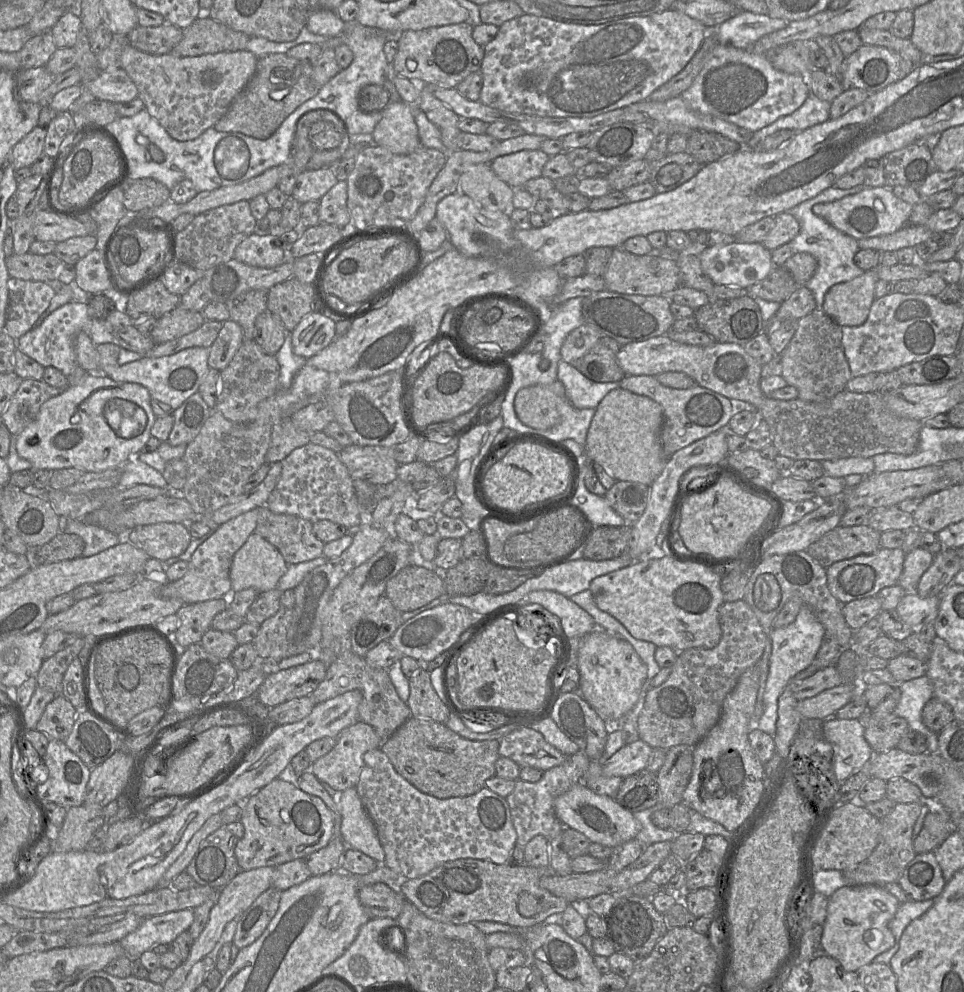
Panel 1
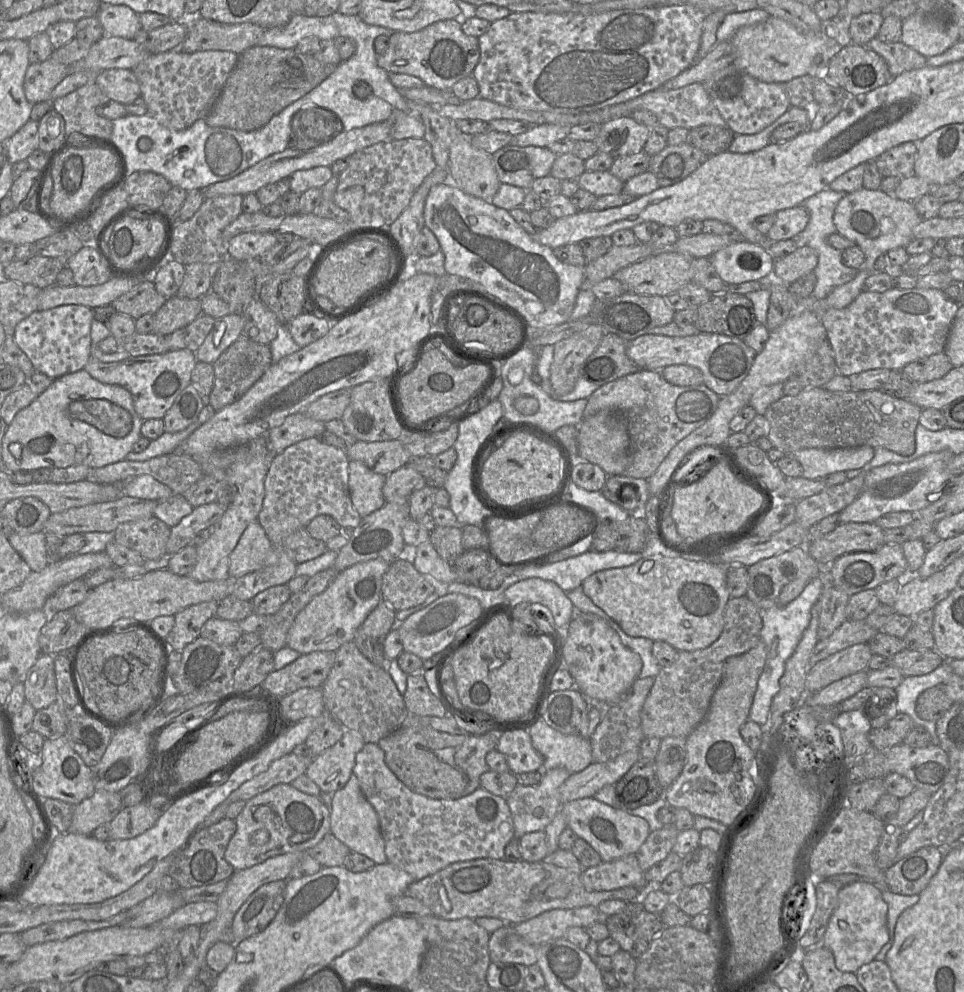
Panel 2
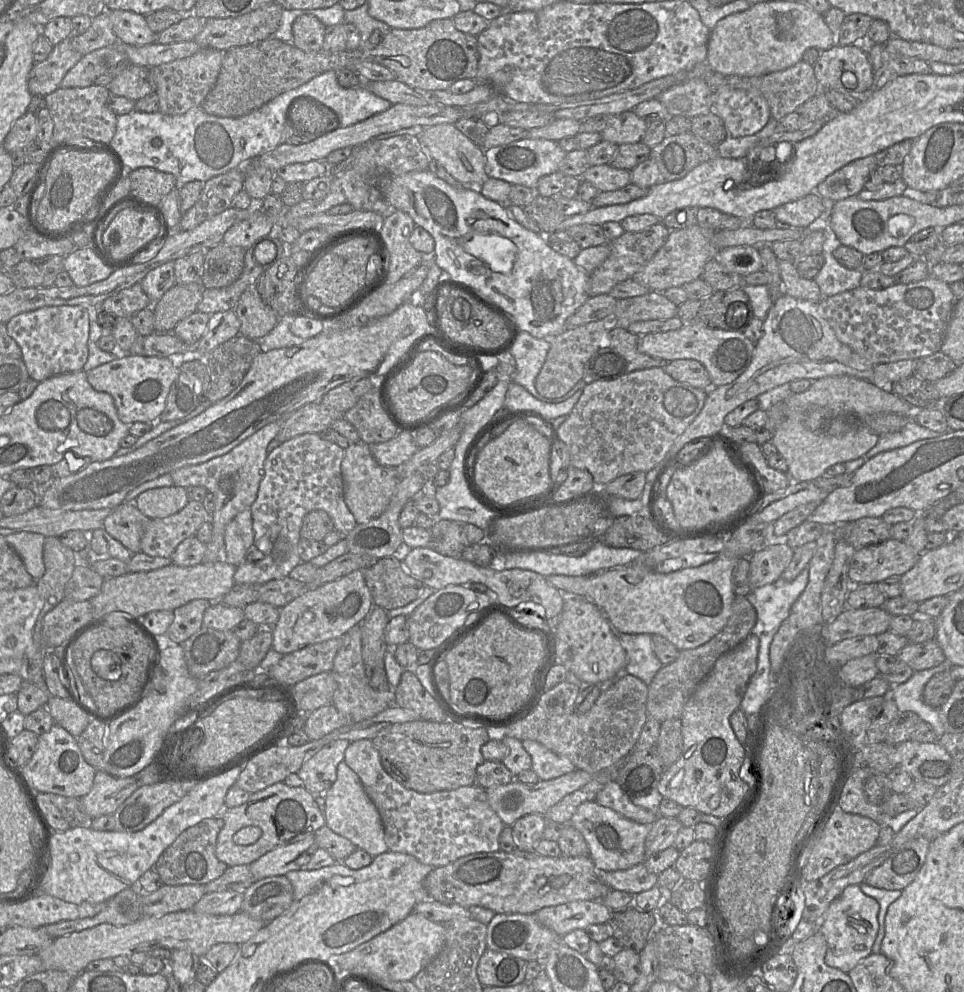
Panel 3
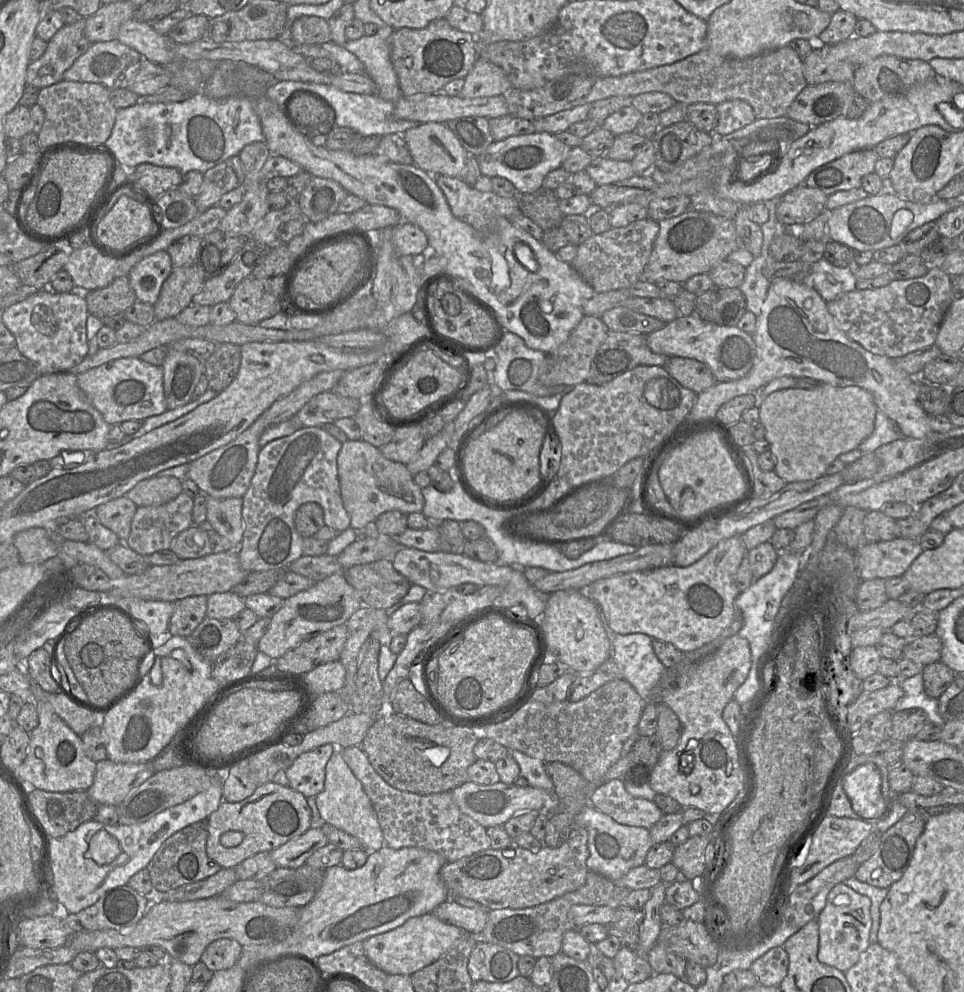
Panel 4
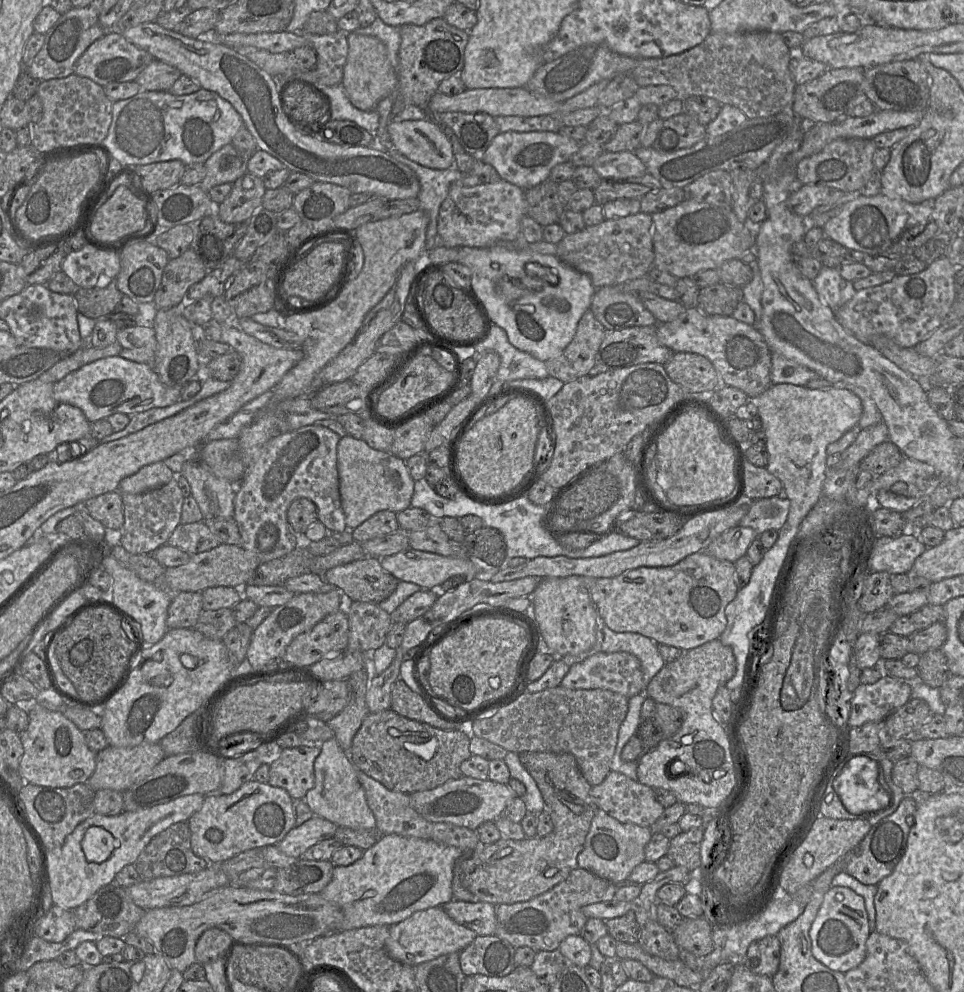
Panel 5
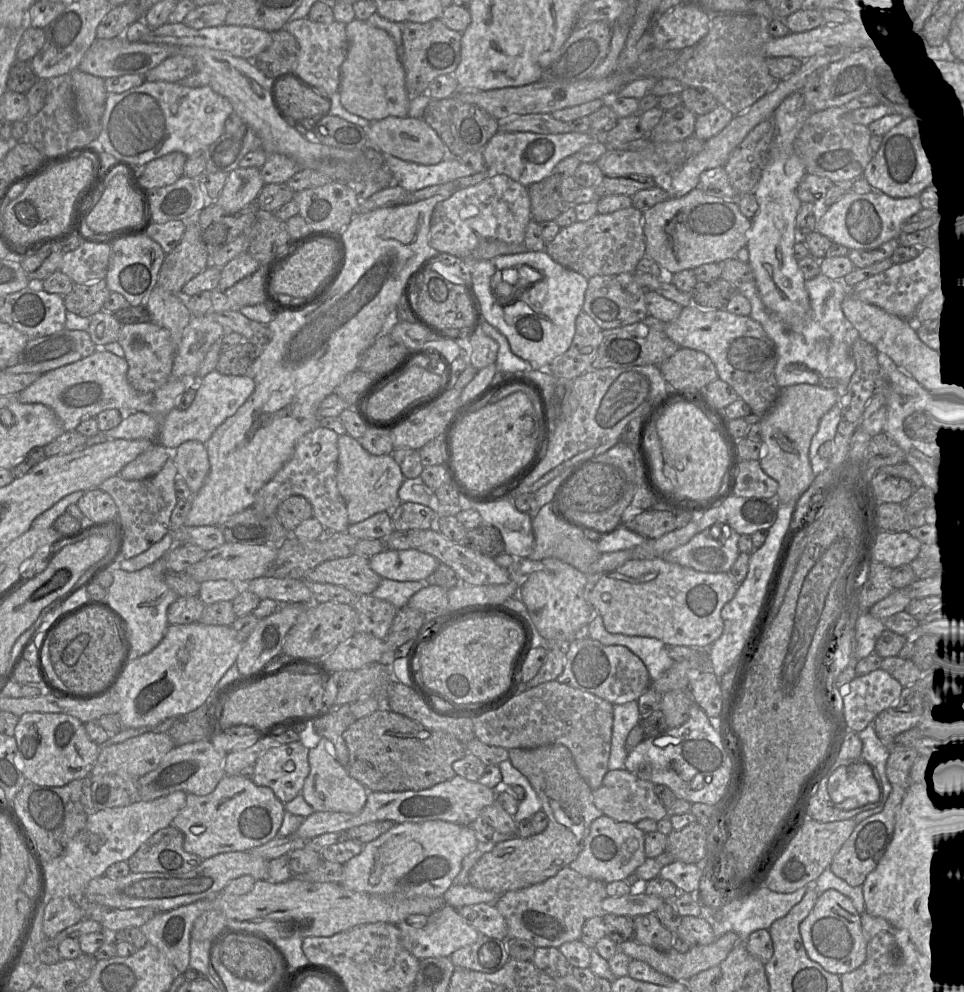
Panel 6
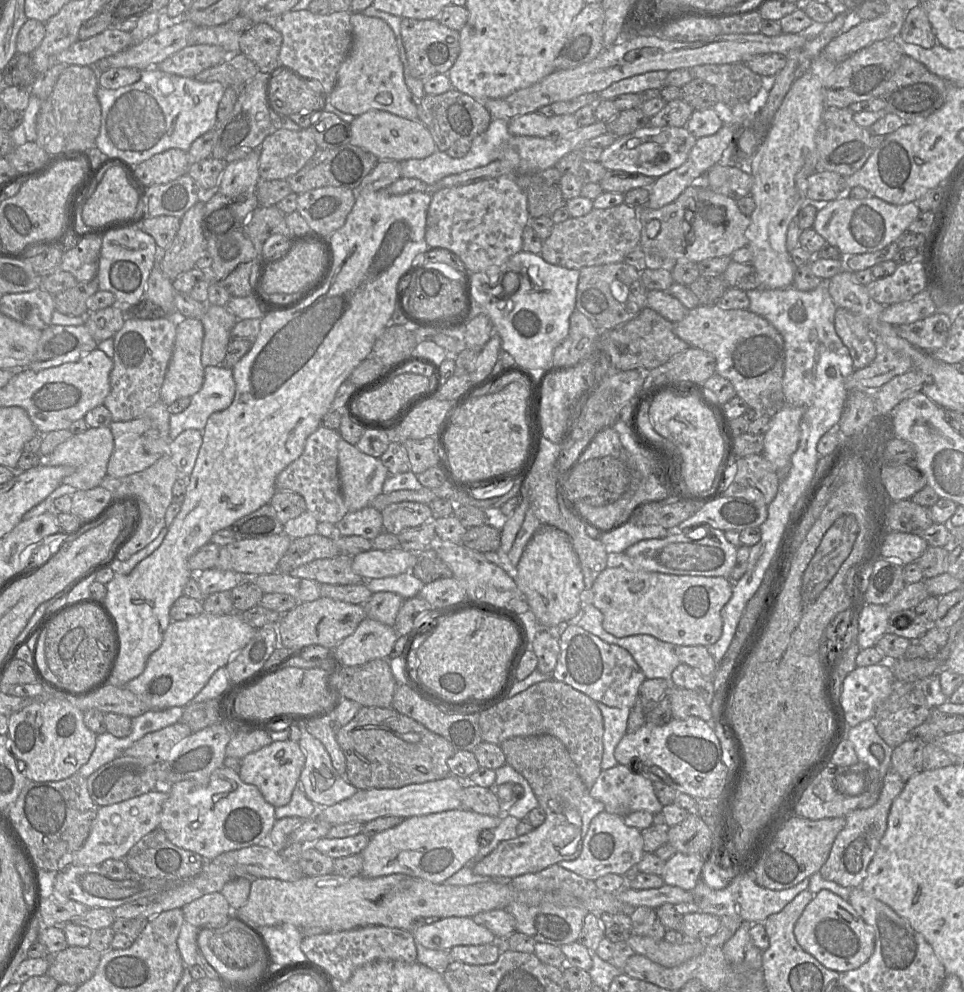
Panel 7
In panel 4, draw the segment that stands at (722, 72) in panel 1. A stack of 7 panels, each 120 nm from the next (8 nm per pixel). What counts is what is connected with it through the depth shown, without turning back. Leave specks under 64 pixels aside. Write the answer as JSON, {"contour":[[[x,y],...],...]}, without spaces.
{"contour":[[[740,99],[724,101],[717,104],[716,108],[718,112],[718,124],[714,130],[716,135],[728,135],[757,119],[752,106]]]}

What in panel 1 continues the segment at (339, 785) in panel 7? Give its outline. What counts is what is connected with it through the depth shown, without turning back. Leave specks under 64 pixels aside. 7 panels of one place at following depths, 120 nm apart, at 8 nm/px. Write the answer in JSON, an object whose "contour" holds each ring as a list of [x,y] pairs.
{"contour":[[[356,787],[348,788],[339,794],[339,810],[341,813],[340,838],[345,845],[373,858],[379,865],[384,865],[385,852]]]}

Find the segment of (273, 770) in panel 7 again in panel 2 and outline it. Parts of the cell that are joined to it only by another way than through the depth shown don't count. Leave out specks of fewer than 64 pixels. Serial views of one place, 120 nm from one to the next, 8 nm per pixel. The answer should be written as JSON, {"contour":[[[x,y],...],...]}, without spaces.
{"contour":[[[344,730],[341,739],[315,756],[305,771],[323,794],[342,789],[353,773],[356,754],[365,742],[357,731]]]}

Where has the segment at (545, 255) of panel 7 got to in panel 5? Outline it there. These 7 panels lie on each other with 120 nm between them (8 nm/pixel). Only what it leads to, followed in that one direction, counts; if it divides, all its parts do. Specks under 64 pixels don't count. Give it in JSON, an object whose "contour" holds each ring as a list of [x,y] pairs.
{"contour":[[[639,212],[617,219],[605,219],[582,231],[566,234],[557,244],[556,256],[574,269],[588,275],[596,288],[622,285],[639,277],[647,276],[653,266],[652,217]]]}

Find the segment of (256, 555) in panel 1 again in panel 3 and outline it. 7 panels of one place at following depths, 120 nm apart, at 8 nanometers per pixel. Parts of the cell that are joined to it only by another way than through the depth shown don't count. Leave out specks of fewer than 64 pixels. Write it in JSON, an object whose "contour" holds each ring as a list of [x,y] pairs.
{"contour":[[[250,509],[239,512],[226,526],[224,534],[225,561],[238,567],[254,540]]]}

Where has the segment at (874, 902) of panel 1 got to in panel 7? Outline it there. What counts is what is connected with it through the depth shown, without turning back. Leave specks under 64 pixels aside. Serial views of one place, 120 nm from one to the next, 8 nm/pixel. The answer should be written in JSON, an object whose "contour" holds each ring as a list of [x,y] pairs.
{"contour":[[[822,889],[805,907],[794,926],[798,944],[823,966],[845,973],[864,964],[874,951],[873,930],[853,906],[833,892]]]}

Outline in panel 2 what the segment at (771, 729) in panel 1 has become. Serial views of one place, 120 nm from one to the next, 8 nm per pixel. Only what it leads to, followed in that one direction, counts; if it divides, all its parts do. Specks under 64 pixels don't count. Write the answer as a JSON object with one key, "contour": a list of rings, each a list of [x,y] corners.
{"contour":[[[821,575],[808,581],[800,595],[786,606],[775,605],[771,608],[760,610],[762,619],[761,640],[767,646],[766,661],[762,674],[759,677],[757,690],[749,712],[749,720],[760,726],[766,725],[771,703],[780,689],[780,679],[785,671],[786,661],[793,654],[801,636],[808,627],[811,619],[811,609],[818,601],[822,592]]]}

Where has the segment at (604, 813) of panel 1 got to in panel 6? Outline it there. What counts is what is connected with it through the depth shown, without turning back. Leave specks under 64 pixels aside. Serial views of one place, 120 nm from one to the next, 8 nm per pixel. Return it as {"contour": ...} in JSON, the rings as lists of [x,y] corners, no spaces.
{"contour":[[[603,814],[592,822],[582,851],[569,867],[587,878],[606,884],[625,880],[646,859],[645,835],[635,824],[618,822]]]}

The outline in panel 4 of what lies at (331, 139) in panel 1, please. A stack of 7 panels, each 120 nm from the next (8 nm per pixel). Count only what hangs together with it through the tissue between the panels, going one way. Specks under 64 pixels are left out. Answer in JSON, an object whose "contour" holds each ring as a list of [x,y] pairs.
{"contour":[[[295,91],[285,105],[291,125],[310,140],[323,139],[335,126],[333,108],[316,95]]]}

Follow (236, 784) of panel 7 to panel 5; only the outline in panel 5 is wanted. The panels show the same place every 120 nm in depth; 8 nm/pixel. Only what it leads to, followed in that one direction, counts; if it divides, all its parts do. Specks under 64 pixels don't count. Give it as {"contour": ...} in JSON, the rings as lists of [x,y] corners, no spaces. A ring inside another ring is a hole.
{"contour":[[[250,780],[231,794],[204,796],[202,807],[187,822],[190,829],[190,844],[193,853],[207,860],[210,864],[220,864],[250,849],[275,845],[295,826],[294,801],[284,789],[273,787],[268,783]],[[210,829],[217,829],[222,832],[223,838],[219,843],[213,843],[206,837],[207,831]]]}

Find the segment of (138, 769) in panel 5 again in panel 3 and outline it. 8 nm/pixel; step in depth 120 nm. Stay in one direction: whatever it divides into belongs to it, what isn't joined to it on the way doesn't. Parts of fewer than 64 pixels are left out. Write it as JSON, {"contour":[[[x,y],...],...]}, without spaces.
{"contour":[[[97,770],[93,785],[81,799],[89,819],[112,815],[116,809],[138,788],[134,777],[115,777]]]}

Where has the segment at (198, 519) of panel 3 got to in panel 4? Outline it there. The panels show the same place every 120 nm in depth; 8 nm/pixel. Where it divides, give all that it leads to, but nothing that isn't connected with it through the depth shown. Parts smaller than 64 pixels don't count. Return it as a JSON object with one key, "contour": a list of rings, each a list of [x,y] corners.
{"contour":[[[181,492],[176,498],[167,503],[157,506],[137,507],[125,545],[143,556],[170,549],[173,539],[180,532],[193,525],[193,502],[191,497]]]}

